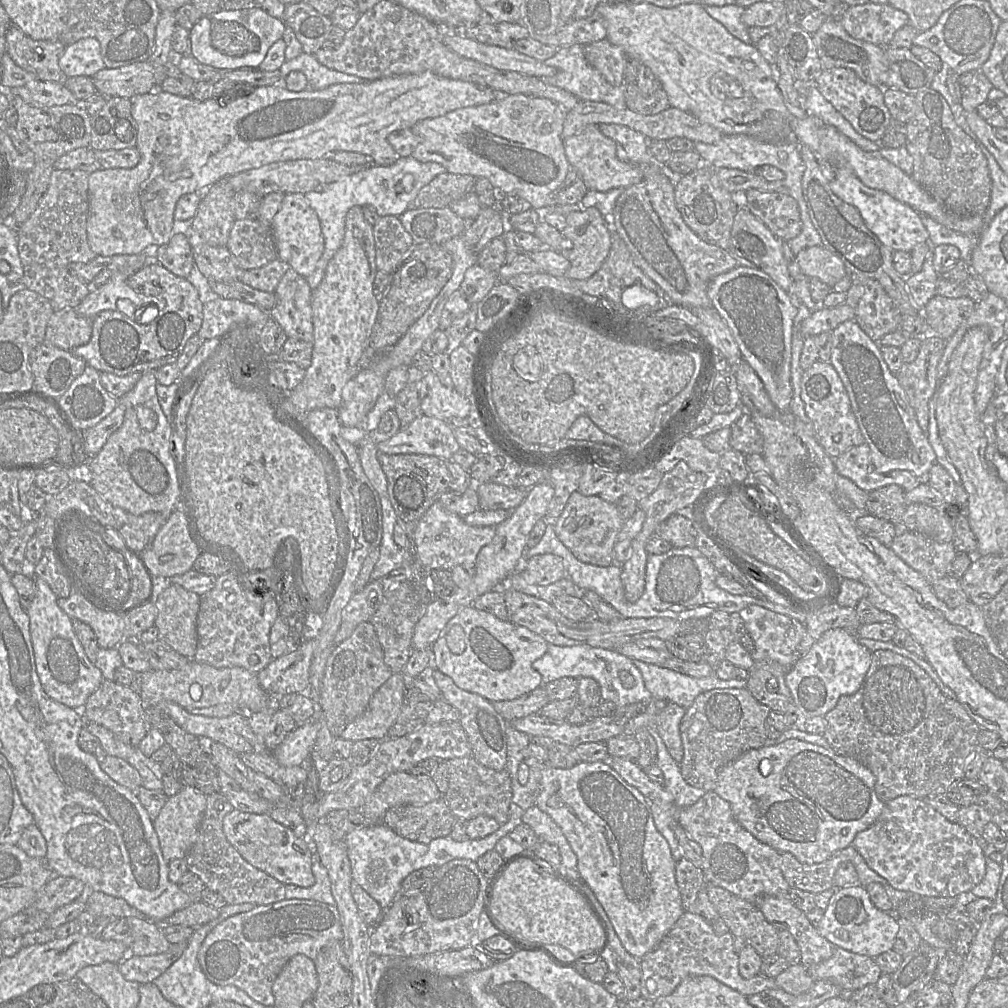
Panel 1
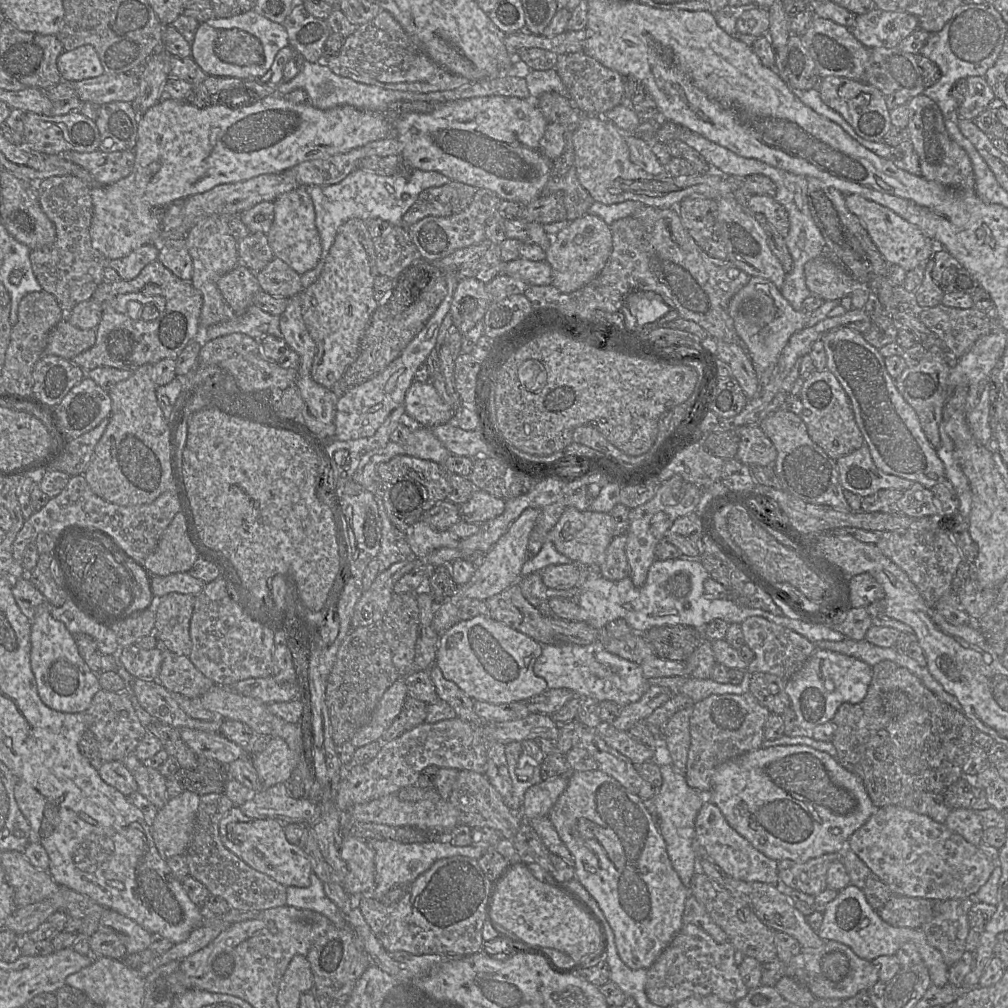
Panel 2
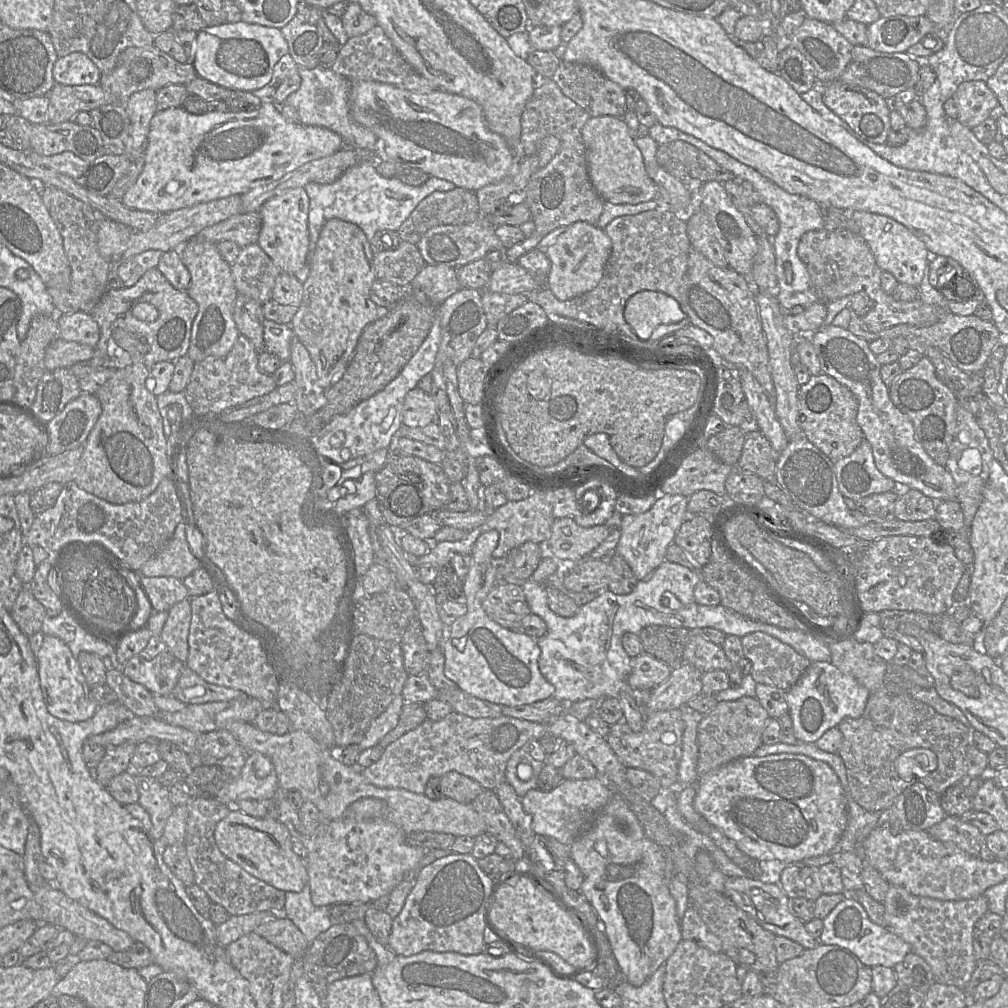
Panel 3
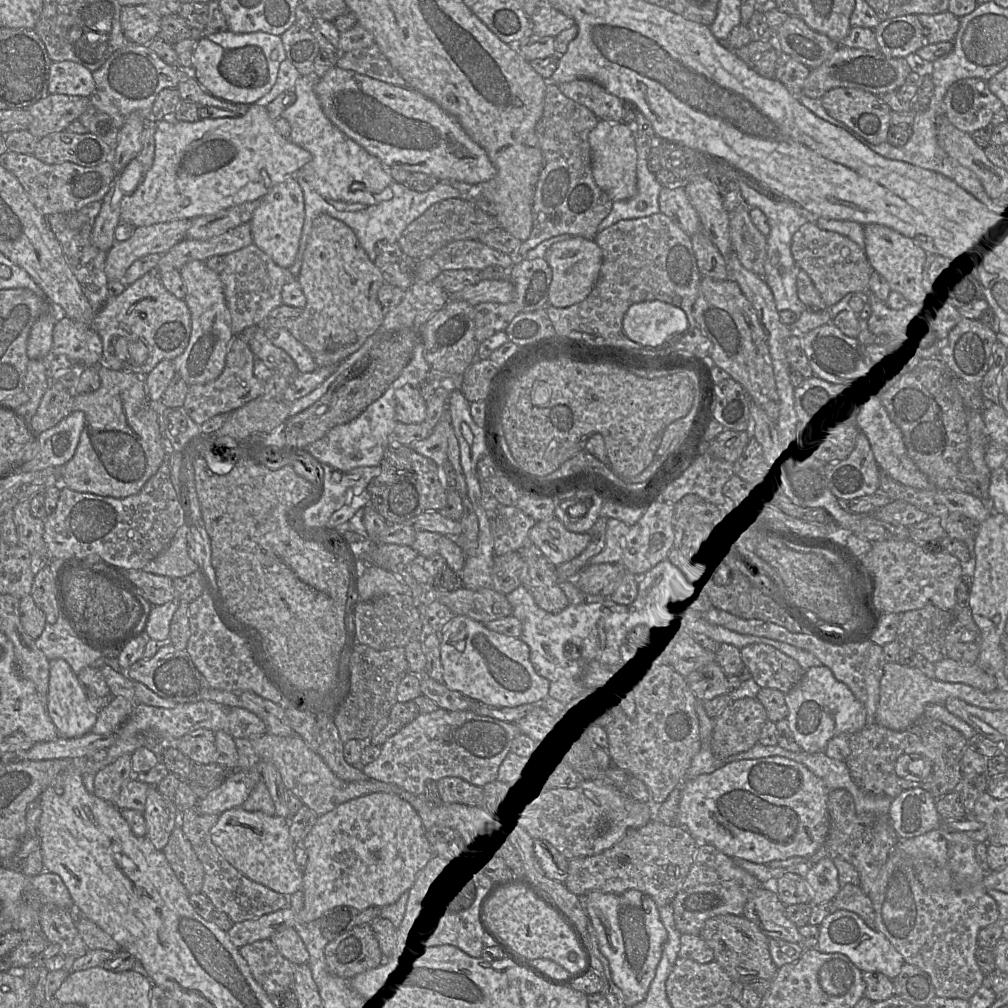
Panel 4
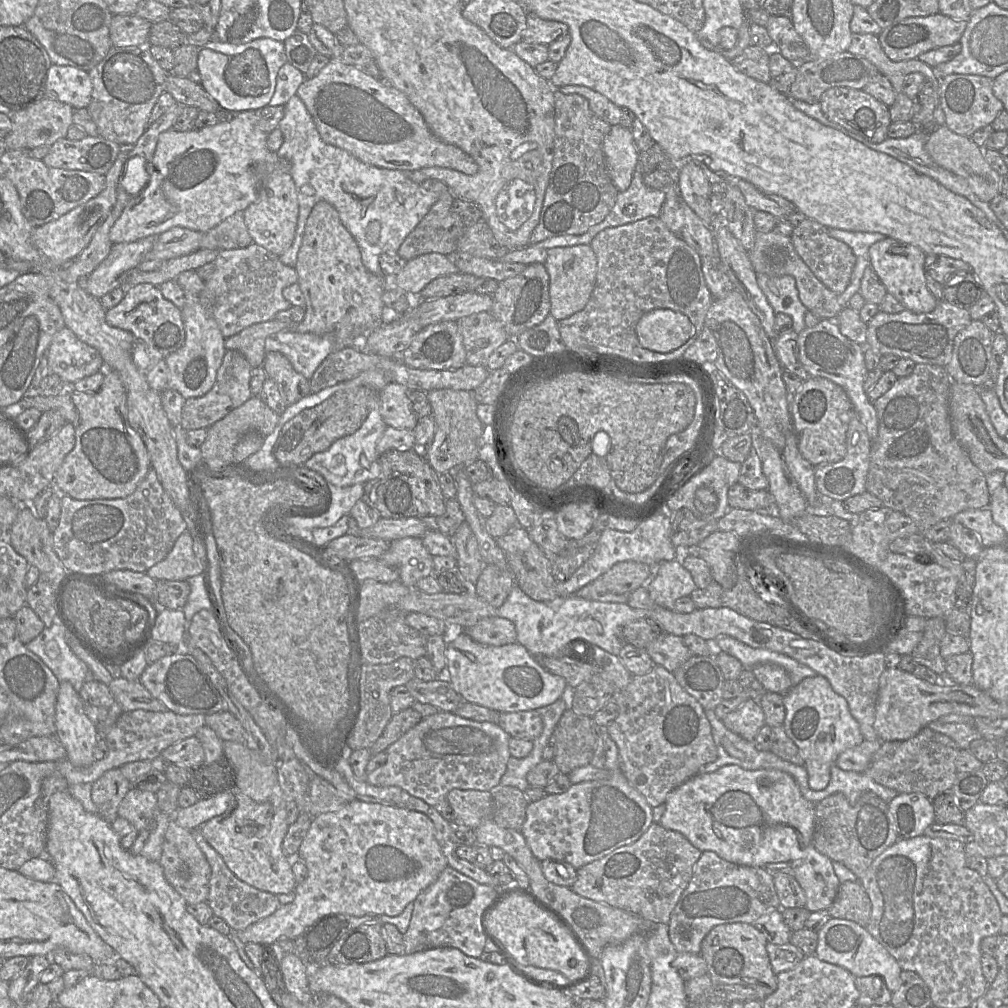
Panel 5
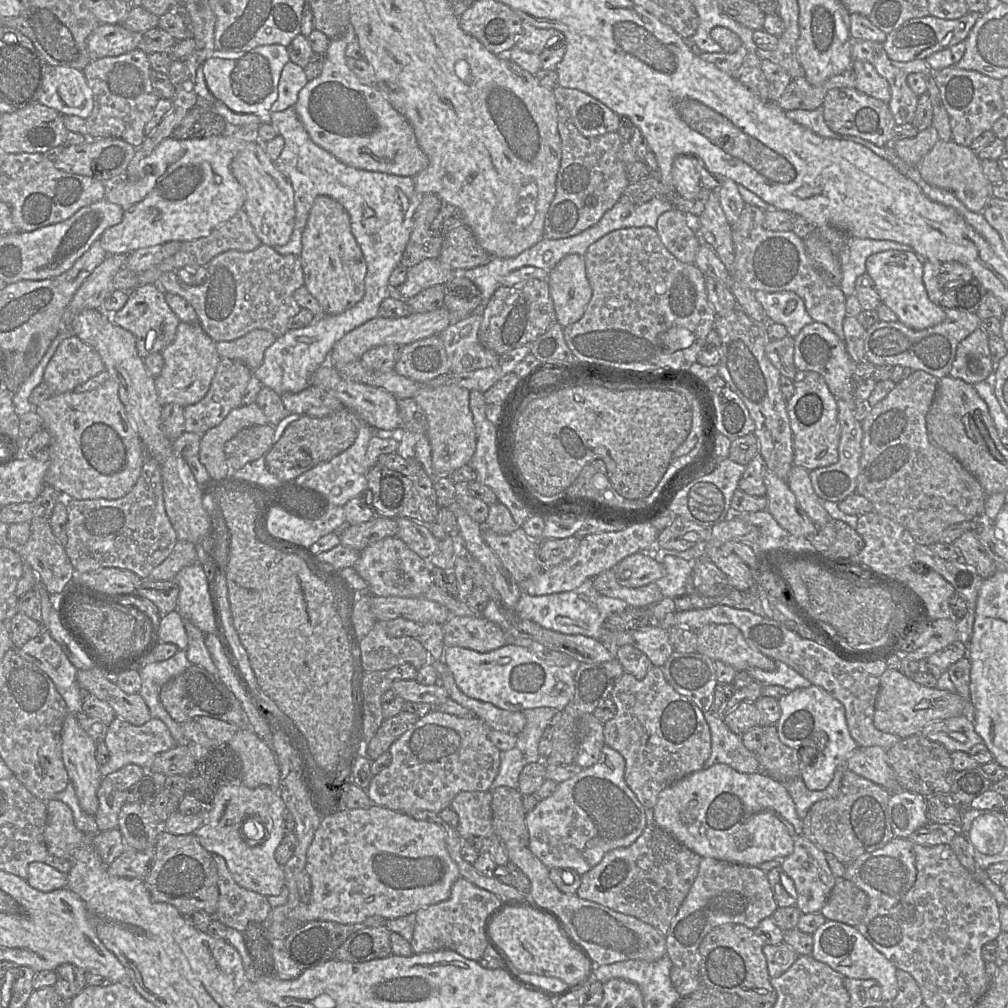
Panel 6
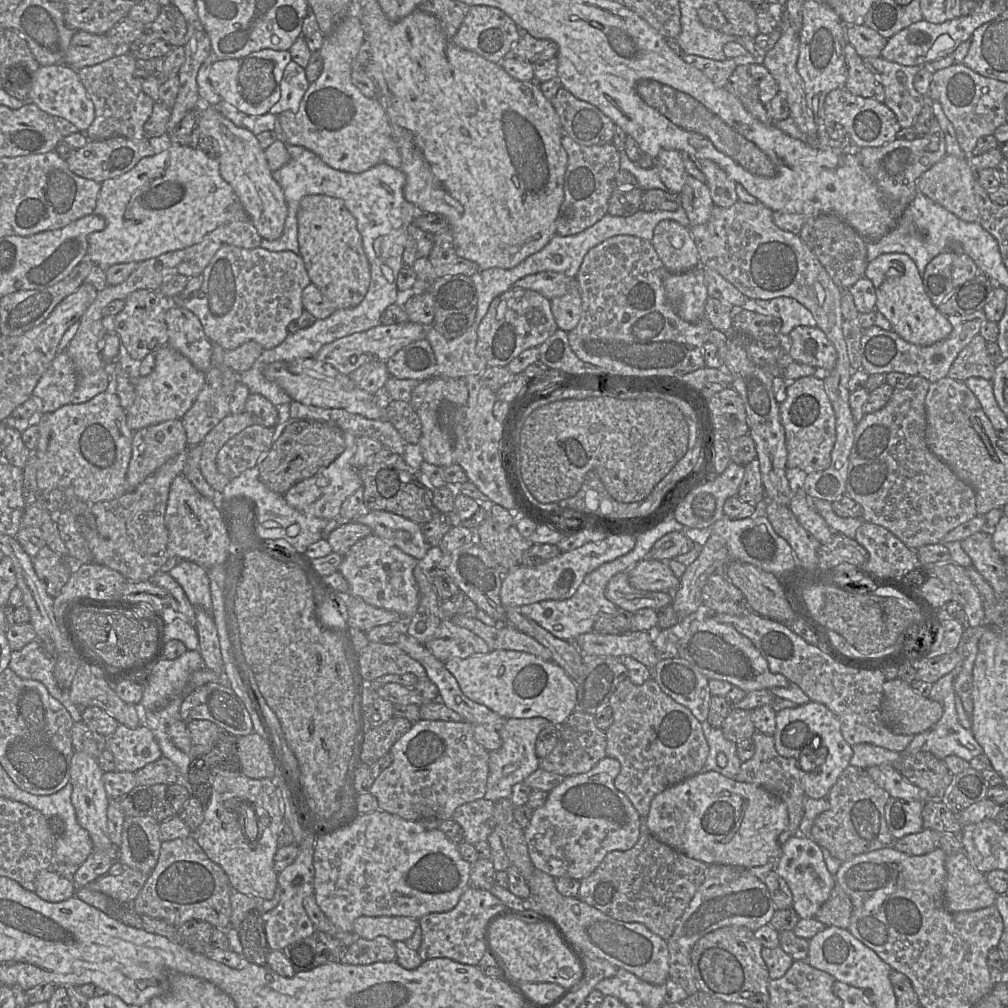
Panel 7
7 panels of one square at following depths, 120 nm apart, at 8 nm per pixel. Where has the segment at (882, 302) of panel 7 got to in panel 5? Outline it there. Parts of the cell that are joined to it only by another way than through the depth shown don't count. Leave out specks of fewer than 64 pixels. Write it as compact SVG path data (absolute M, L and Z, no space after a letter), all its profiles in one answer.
M886 237L877 241L869 249L870 266L878 275L887 292L899 300L907 310L914 313L929 313L938 305L938 301L929 291L925 278L927 255L918 247Z

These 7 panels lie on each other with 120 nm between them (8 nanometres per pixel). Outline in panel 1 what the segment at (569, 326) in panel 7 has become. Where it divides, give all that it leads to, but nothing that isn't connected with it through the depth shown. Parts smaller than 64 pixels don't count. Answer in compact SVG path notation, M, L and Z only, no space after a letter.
M576 207L566 216L566 227L561 233L572 243L569 250L555 250L570 262L570 267L564 276L577 280L585 280L593 276L602 266L611 248L611 233L600 211L595 207Z

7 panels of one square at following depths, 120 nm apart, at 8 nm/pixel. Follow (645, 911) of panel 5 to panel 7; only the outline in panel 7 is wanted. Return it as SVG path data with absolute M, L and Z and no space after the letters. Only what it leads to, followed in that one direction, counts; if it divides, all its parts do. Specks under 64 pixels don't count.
M641 820L641 835L636 844L626 851L607 853L598 867L580 880L577 898L616 920L642 923L668 941L703 883L707 867L658 840Z

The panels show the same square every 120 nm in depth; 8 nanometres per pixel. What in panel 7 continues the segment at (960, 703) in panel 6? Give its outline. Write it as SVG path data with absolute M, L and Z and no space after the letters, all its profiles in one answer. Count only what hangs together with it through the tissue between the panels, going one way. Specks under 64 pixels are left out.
M897 677L883 684L880 714L893 733L916 735L930 730L940 720L943 707Z

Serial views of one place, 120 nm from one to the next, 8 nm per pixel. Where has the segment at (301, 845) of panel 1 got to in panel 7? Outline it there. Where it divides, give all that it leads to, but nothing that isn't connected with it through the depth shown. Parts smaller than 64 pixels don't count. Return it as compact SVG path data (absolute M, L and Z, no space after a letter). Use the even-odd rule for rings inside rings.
M212 767L212 794L204 809L203 822L194 832L195 839L207 856L226 873L231 888L251 897L270 900L278 887L278 874L274 869L274 856L279 848L278 835L284 821L284 802L274 780L251 779L241 771L226 771ZM225 803L249 806L252 815L243 812L243 821L255 819L258 833L255 842L245 836L242 819L235 809L225 807Z

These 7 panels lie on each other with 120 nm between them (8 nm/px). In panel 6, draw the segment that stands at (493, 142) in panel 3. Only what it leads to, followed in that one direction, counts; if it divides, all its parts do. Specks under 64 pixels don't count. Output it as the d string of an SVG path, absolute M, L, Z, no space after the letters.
M349 29L330 40L321 74L300 90L294 108L311 140L342 163L367 171L414 177L428 165L409 121L376 87L362 84L347 66L346 48L356 40Z

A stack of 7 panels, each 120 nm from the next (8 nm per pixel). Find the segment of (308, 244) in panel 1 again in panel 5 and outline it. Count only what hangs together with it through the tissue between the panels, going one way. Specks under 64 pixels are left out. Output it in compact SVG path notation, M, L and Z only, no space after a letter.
M273 171L261 183L256 201L243 212L248 232L255 244L280 256L293 243L299 215L295 183L288 171Z

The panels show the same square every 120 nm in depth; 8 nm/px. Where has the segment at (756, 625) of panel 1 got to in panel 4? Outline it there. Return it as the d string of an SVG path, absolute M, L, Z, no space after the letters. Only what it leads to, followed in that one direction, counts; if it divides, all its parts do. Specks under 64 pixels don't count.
M749 644L741 650L742 662L749 668L752 678L760 688L789 692L803 677L805 670L793 658L768 644Z

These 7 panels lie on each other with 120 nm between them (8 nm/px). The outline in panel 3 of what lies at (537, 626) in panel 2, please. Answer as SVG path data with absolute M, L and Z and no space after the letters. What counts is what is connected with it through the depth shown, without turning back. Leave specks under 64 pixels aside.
M497 582L482 601L487 616L502 627L511 629L531 613L521 583Z

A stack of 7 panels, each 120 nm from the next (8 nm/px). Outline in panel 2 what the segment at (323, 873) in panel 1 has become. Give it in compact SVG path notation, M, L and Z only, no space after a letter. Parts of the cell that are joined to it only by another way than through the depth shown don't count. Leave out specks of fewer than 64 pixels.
M313 871L310 873L308 887L286 887L286 905L316 911L335 926L348 926L337 906L325 894L321 880Z

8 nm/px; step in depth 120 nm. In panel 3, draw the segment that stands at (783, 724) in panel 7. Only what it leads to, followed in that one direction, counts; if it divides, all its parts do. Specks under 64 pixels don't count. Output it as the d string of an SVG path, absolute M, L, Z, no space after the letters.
M812 662L800 680L786 692L794 735L798 742L816 743L828 729L838 726L844 718L861 717L869 695L866 687L854 677L842 673L831 662Z

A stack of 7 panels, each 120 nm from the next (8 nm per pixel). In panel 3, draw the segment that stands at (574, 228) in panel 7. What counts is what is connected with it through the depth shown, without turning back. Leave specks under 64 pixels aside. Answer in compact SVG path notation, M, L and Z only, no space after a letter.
M541 78L536 83L533 96L521 116L521 143L524 154L533 155L540 141L548 135L556 136L560 140L560 149L546 166L531 176L524 189L525 203L531 212L535 231L528 238L507 249L507 262L517 263L522 255L535 249L549 232L560 226L568 227L578 221L597 225L604 200L590 181L586 148L581 136L581 130L590 117L585 110L563 94L553 79Z

